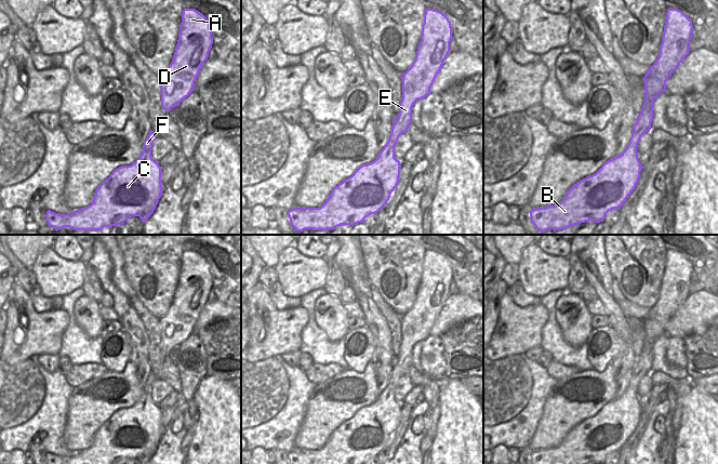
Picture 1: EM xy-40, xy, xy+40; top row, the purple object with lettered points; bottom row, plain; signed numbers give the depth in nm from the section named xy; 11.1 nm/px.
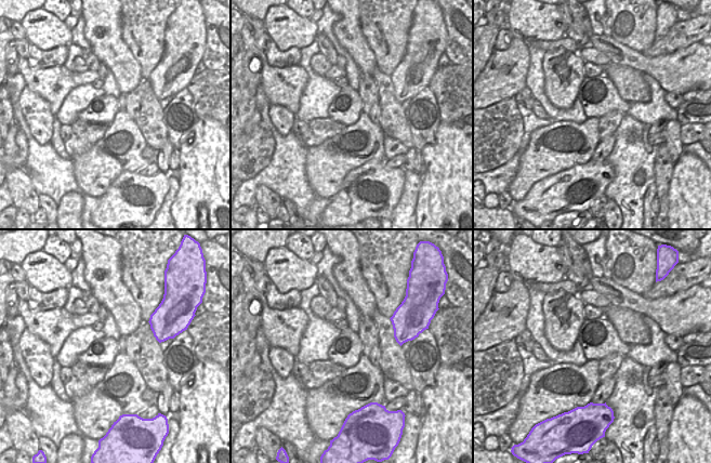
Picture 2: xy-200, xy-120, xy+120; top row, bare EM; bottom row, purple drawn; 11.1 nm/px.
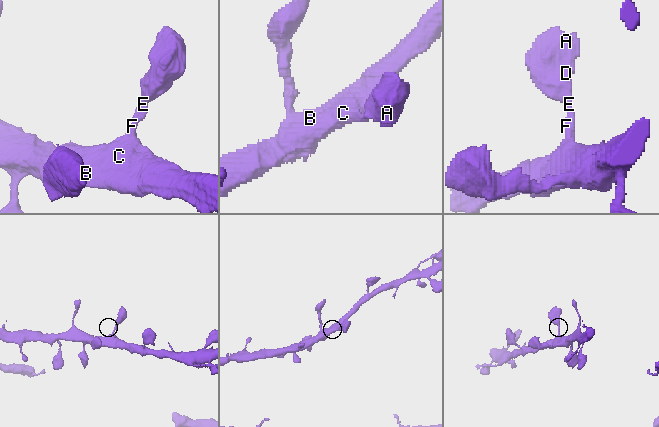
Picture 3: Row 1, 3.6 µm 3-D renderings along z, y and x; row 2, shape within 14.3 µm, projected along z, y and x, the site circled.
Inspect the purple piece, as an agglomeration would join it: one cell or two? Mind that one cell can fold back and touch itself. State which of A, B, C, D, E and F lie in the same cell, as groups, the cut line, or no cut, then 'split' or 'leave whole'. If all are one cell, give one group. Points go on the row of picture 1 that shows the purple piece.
A B C D E F | no cut | leave whole

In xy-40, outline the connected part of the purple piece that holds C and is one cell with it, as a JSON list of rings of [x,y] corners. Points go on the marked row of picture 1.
[[[150,130],[139,158],[131,165],[115,169],[96,188],[90,206],[70,214],[48,210],[48,225],[56,231],[64,227],[101,230],[103,227],[123,225],[132,216],[138,216],[145,223],[154,213],[163,191],[161,167],[151,157],[155,137]]]

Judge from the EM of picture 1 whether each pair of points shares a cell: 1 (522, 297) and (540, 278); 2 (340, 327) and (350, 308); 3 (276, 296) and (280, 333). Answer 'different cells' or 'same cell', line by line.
1: different cells
2: different cells
3: different cells

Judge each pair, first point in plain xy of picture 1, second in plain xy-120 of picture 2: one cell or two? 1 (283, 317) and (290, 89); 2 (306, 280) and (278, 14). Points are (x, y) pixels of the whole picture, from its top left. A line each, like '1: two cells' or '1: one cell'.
1: one cell
2: one cell

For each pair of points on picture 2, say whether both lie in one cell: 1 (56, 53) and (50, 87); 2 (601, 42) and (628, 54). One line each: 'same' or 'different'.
1: different
2: same

